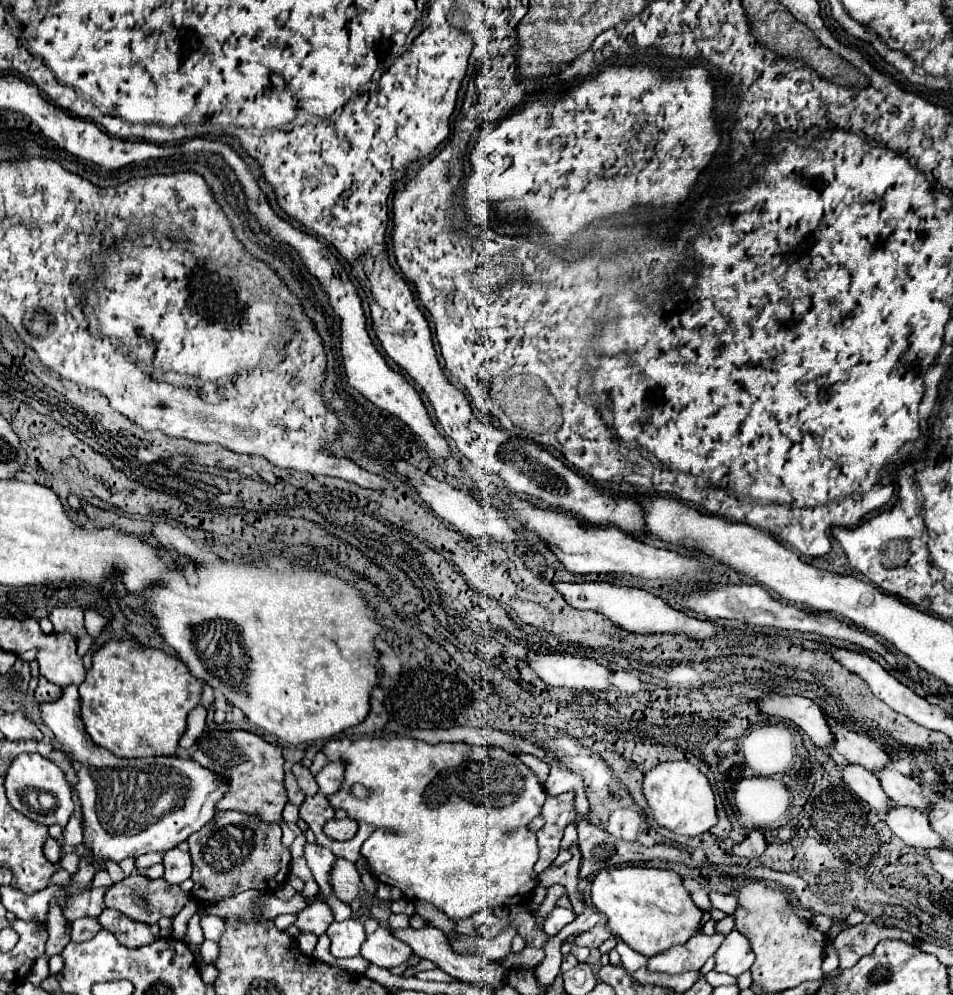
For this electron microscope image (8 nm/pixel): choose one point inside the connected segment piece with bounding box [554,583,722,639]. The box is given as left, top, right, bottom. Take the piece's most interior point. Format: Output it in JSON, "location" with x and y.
{"location":[635,610]}

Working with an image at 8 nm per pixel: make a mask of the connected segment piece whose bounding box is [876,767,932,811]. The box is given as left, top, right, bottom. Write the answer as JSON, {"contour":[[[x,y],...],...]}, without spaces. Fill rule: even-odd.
{"contour":[[[894,767],[880,769],[876,773],[876,777],[880,779],[880,785],[882,785],[884,793],[888,793],[888,797],[896,805],[910,805],[910,807],[916,807],[920,811],[928,809],[928,803],[932,801],[932,795],[928,791],[924,791],[914,779],[902,775]]]}

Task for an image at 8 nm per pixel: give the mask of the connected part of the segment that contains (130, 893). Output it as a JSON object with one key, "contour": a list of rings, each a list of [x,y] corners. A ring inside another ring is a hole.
{"contour":[[[130,875],[118,883],[114,883],[106,893],[106,905],[124,913],[126,917],[140,923],[156,923],[160,917],[174,917],[178,911],[190,901],[190,895],[184,893],[178,885],[170,885],[164,879],[148,879],[140,875]]]}

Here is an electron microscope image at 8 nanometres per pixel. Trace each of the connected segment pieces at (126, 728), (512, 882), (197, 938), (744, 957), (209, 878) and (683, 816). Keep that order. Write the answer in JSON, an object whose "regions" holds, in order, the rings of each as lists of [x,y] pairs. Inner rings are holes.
{"regions":[[[[110,641],[94,653],[92,669],[86,673],[86,679],[80,685],[84,729],[94,745],[108,749],[116,757],[134,759],[172,755],[178,747],[182,733],[186,731],[188,713],[200,703],[200,693],[202,685],[178,659],[166,655],[160,649],[142,647],[134,641]]],[[[408,737],[336,739],[328,741],[322,753],[330,761],[340,761],[342,757],[346,763],[342,789],[328,797],[332,807],[342,807],[354,821],[372,821],[376,825],[374,835],[362,843],[362,857],[378,881],[398,887],[408,899],[432,903],[450,919],[470,917],[484,907],[518,905],[522,903],[522,895],[524,903],[530,903],[532,891],[538,885],[538,873],[534,871],[538,845],[536,833],[528,829],[528,823],[540,815],[546,793],[538,777],[514,753],[494,745],[430,745]],[[356,783],[370,791],[364,801],[354,799],[350,793]],[[510,795],[514,795],[512,801],[508,801]],[[380,827],[390,827],[394,833],[384,833]]],[[[194,915],[190,921],[188,921],[188,925],[186,925],[186,937],[184,937],[184,941],[190,945],[190,947],[196,947],[196,945],[200,945],[202,943],[202,929],[198,927],[200,925],[200,915]]],[[[732,929],[724,937],[724,943],[718,947],[718,951],[714,953],[714,959],[716,959],[714,967],[716,971],[738,977],[740,973],[748,971],[750,965],[754,963],[754,951],[742,933]]],[[[216,811],[216,819],[208,823],[208,827],[202,827],[200,831],[192,833],[188,837],[190,845],[190,857],[194,863],[192,871],[192,881],[194,889],[190,895],[200,903],[208,905],[220,897],[228,895],[238,895],[248,889],[258,889],[262,893],[274,891],[284,879],[286,873],[290,871],[290,851],[282,845],[282,829],[278,823],[264,823],[258,815],[244,815],[242,811]]],[[[688,761],[660,763],[652,771],[648,771],[646,779],[644,779],[644,795],[646,795],[648,805],[654,811],[654,819],[662,827],[666,827],[678,835],[696,837],[696,835],[710,831],[718,823],[712,787],[710,787],[706,775]]]]}

